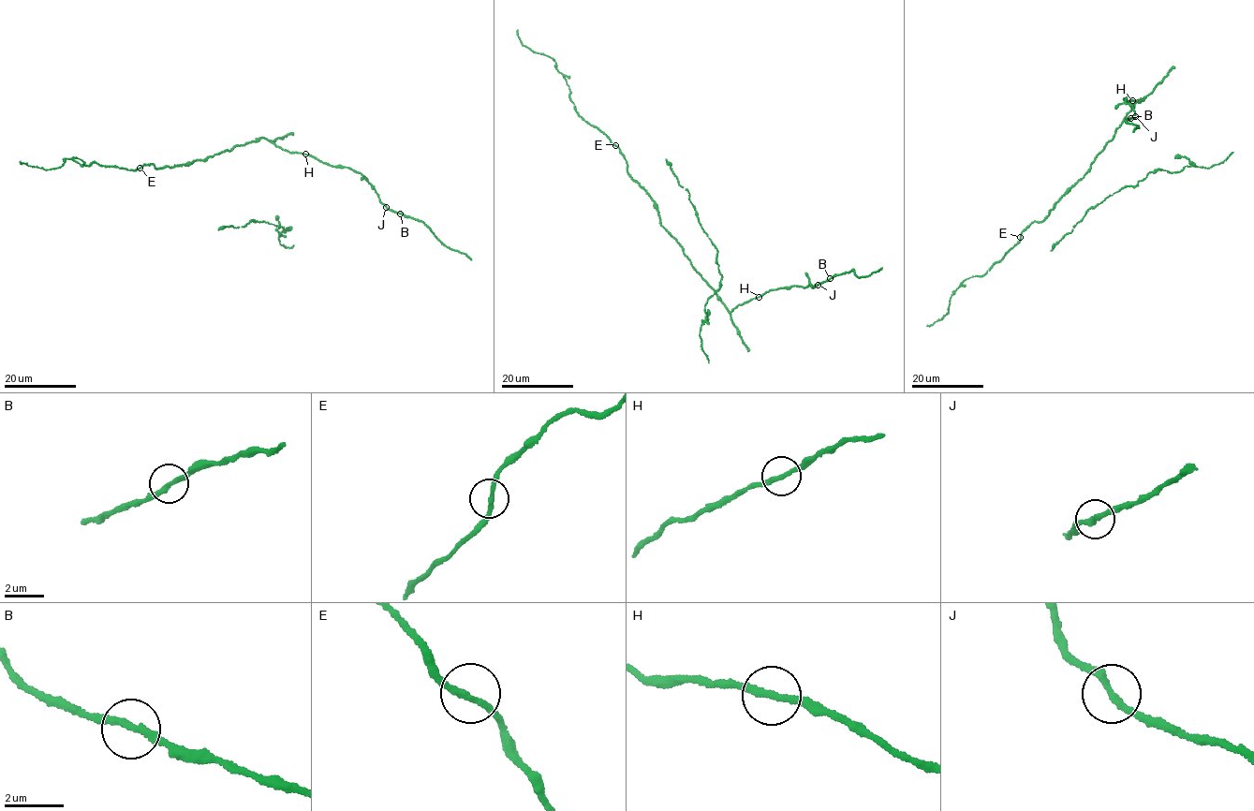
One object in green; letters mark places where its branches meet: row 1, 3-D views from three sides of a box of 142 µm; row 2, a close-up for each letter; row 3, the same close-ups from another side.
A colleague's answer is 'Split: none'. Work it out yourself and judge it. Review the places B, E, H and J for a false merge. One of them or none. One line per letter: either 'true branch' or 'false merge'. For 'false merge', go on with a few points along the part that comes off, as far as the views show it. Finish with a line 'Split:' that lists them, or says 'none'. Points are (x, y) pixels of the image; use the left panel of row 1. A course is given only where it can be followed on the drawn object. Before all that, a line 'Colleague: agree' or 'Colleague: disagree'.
Colleague: agree
B: true branch
E: true branch
H: true branch
J: true branch
Split: none

